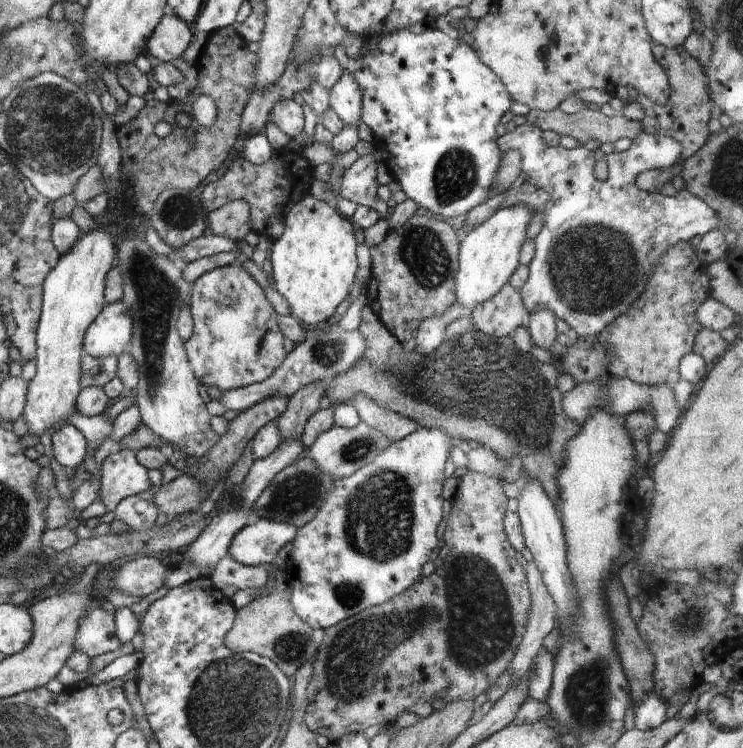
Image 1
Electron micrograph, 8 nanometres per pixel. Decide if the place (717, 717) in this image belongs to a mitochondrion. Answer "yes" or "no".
yes

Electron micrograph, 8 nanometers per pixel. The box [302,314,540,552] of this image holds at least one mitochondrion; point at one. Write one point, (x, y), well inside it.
(357, 451)

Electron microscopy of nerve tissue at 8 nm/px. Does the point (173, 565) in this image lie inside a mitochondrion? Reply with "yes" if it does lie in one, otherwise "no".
no

